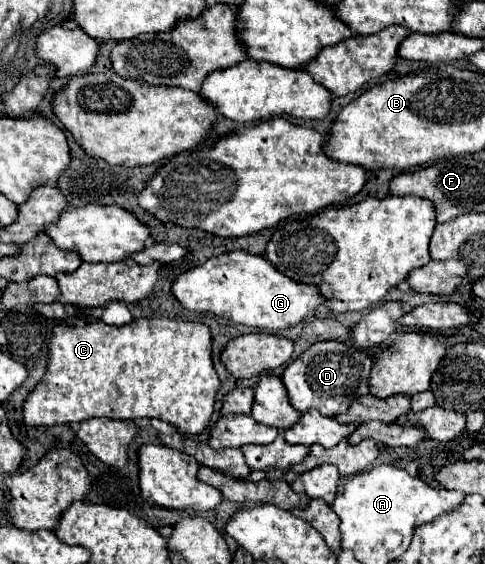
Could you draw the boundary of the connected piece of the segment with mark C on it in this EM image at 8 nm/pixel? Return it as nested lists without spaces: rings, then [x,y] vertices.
[[[139,318],[126,325],[106,325],[98,319],[84,327],[56,325],[48,345],[48,367],[42,381],[22,405],[28,426],[71,424],[92,419],[136,419],[156,417],[174,425],[180,433],[196,435],[208,425],[220,379],[212,365],[212,339],[204,323],[168,318]]]

